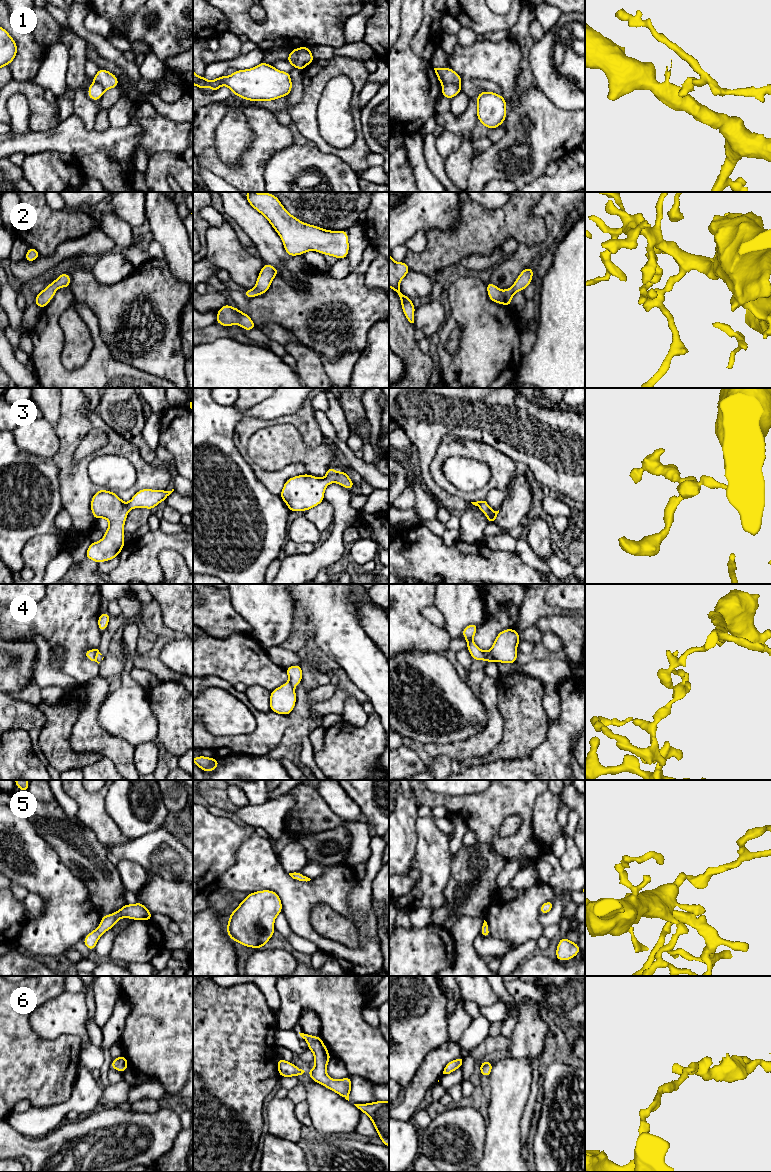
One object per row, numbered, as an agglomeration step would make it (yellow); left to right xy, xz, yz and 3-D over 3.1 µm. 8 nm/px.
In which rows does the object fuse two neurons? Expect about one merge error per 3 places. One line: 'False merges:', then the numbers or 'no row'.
False merges: 1, 4

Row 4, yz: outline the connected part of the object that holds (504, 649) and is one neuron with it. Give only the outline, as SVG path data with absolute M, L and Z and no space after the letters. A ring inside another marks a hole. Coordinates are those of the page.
M505 629L498 633L489 650L493 662L516 663L517 646L520 643L519 632L515 629Z

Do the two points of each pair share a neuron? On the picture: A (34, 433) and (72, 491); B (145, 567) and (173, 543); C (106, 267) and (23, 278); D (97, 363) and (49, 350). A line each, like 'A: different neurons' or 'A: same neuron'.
A: different neurons
B: same neuron
C: different neurons
D: same neuron

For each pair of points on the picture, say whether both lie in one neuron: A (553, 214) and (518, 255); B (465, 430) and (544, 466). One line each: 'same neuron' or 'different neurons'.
A: same neuron
B: same neuron

